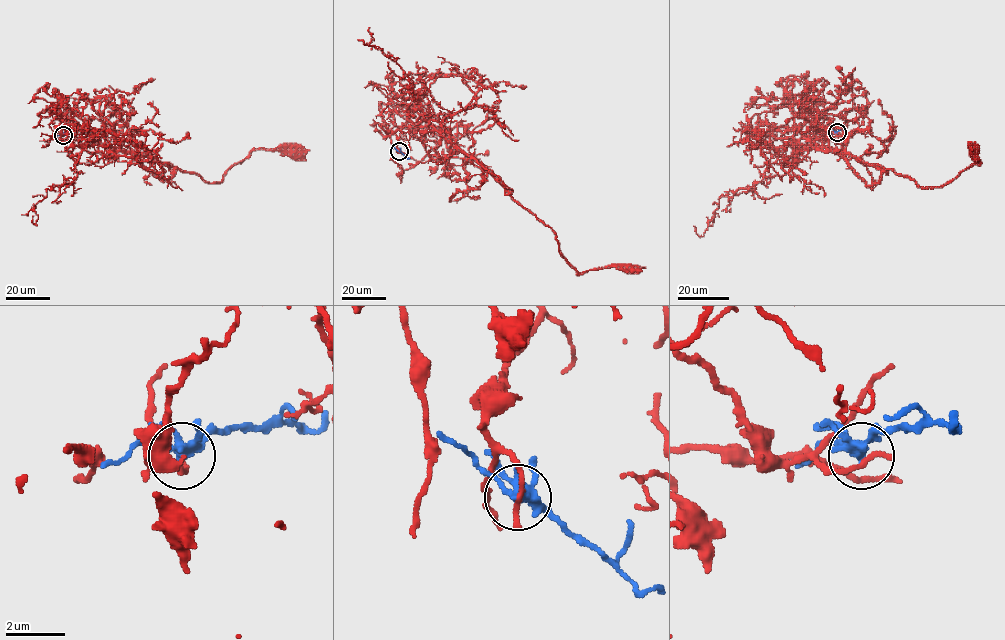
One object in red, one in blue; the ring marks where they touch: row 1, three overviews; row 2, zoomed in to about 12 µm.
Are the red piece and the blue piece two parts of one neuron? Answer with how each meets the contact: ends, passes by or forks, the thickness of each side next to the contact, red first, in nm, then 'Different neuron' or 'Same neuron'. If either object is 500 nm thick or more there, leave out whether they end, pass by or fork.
At the ring red ends. At the ring blue forks. Thickness 220 nm (red) against 300 nm. Different neuron

